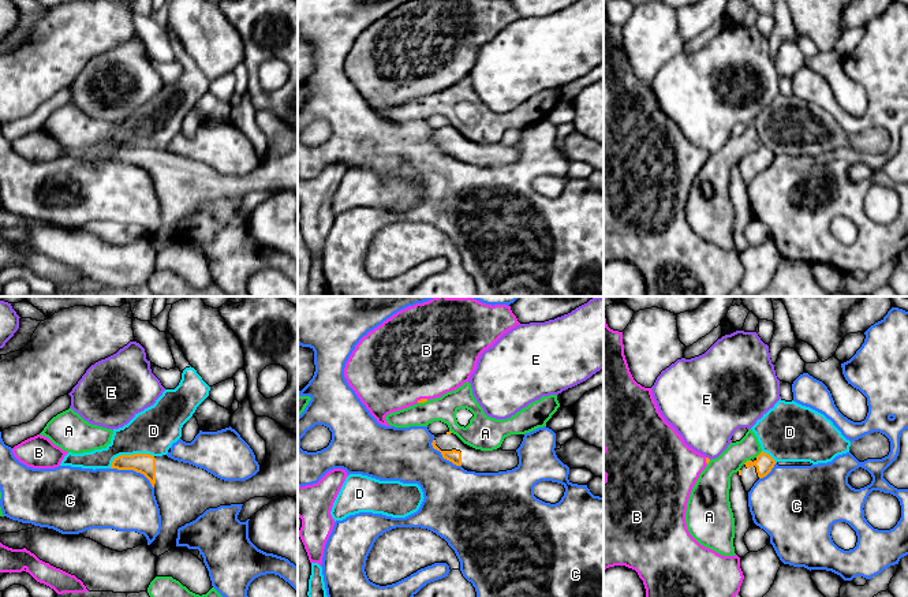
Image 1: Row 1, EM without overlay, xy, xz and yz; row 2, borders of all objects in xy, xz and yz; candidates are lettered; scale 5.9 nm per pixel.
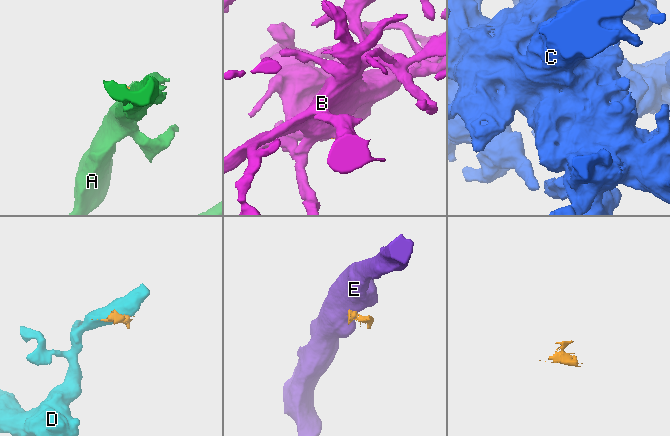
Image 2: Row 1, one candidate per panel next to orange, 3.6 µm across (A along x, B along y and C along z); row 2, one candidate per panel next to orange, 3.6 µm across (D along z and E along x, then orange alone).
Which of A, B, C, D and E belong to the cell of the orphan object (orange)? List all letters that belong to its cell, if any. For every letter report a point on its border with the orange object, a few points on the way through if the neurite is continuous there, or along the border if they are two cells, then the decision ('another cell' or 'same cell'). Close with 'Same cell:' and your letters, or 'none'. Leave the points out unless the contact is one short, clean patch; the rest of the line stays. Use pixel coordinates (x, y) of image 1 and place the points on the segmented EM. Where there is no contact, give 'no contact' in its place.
A: yz (747, 461) | another cell
B: xz (422, 399) | same cell
C: xy (134, 470) | another cell
D: xy (129, 455) | another cell
E: yz (707, 458) | along yz (706, 456), (710, 459) | another cell
Same cell: B

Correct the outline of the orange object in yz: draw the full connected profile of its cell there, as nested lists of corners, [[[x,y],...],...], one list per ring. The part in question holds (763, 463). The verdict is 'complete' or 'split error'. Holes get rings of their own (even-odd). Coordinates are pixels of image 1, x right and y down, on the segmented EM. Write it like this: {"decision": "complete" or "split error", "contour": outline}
{"decision": "split error", "contour": [[[763,451],[756,458],[747,460],[739,470],[746,492],[748,493],[759,478],[766,477],[774,464],[776,460]]]}

